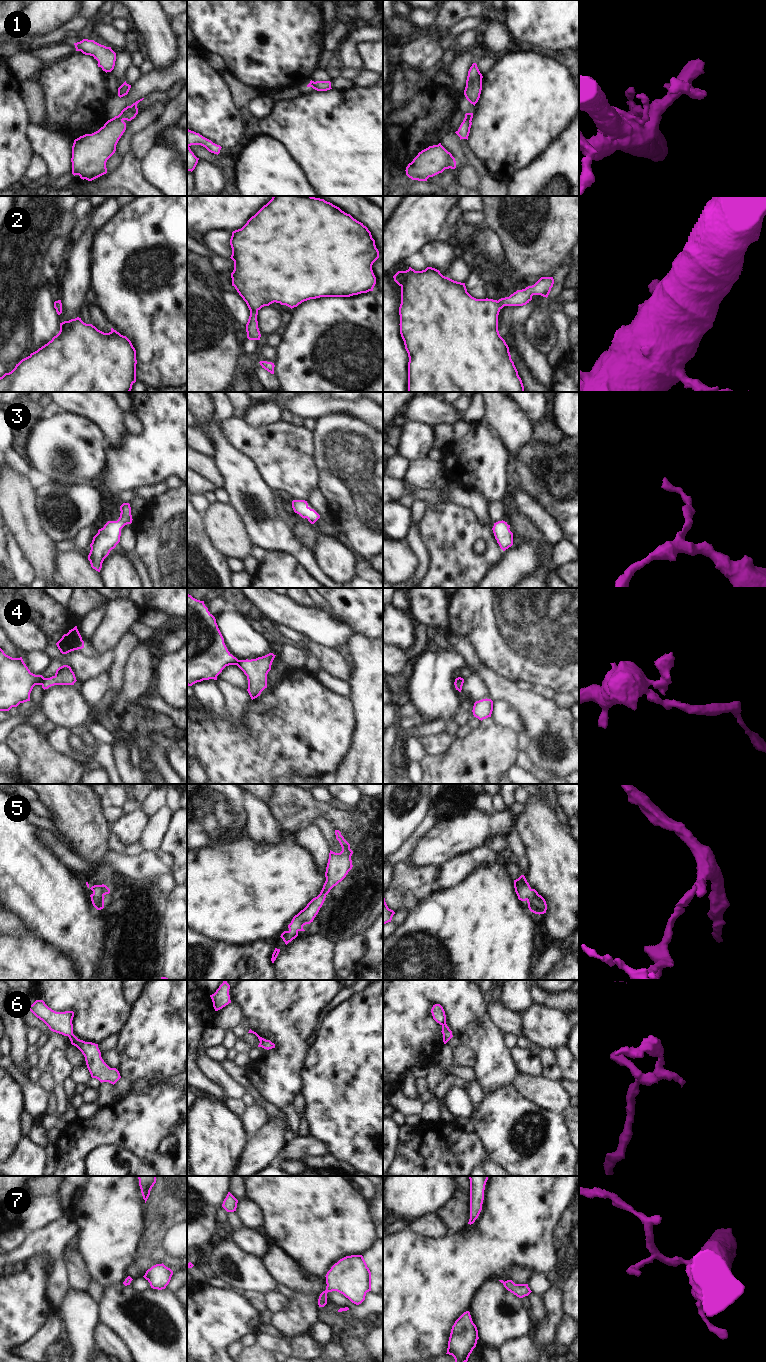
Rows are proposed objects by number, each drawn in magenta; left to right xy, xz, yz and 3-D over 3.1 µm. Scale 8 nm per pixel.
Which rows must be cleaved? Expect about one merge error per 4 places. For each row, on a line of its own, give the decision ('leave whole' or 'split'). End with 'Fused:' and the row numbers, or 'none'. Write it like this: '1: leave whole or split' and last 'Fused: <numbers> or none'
1: leave whole
2: leave whole
3: leave whole
4: split
5: leave whole
6: leave whole
7: leave whole
Fused: 4

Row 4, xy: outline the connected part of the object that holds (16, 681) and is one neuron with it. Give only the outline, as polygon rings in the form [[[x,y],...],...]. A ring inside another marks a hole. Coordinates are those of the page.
[[[0,648],[0,711],[30,701],[33,687],[43,680],[42,675],[30,672],[22,657],[12,658]]]

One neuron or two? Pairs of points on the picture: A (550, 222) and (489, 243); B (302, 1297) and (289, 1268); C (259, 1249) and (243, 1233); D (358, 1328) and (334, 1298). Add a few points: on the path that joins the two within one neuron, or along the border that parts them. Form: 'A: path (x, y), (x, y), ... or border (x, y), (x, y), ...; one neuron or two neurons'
A: border (489, 228), (499, 237), (505, 254); two neurons
B: border (293, 1290), (314, 1291), (318, 1296); two neurons
C: path (255, 1245), (247, 1237); one neuron
D: border (327, 1301), (346, 1306); two neurons

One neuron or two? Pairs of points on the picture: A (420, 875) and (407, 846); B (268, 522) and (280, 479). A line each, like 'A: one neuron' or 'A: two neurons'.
A: two neurons
B: two neurons

